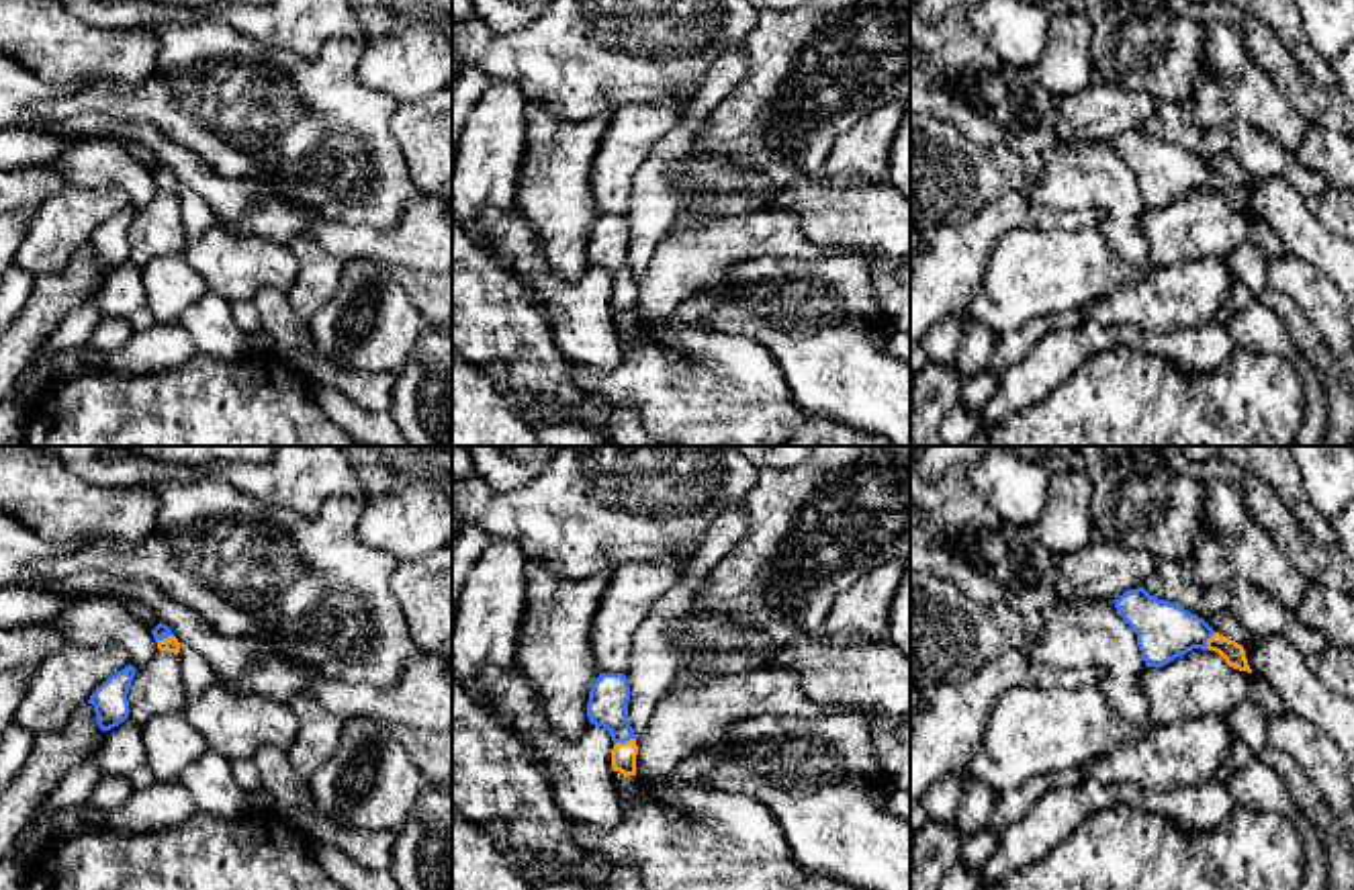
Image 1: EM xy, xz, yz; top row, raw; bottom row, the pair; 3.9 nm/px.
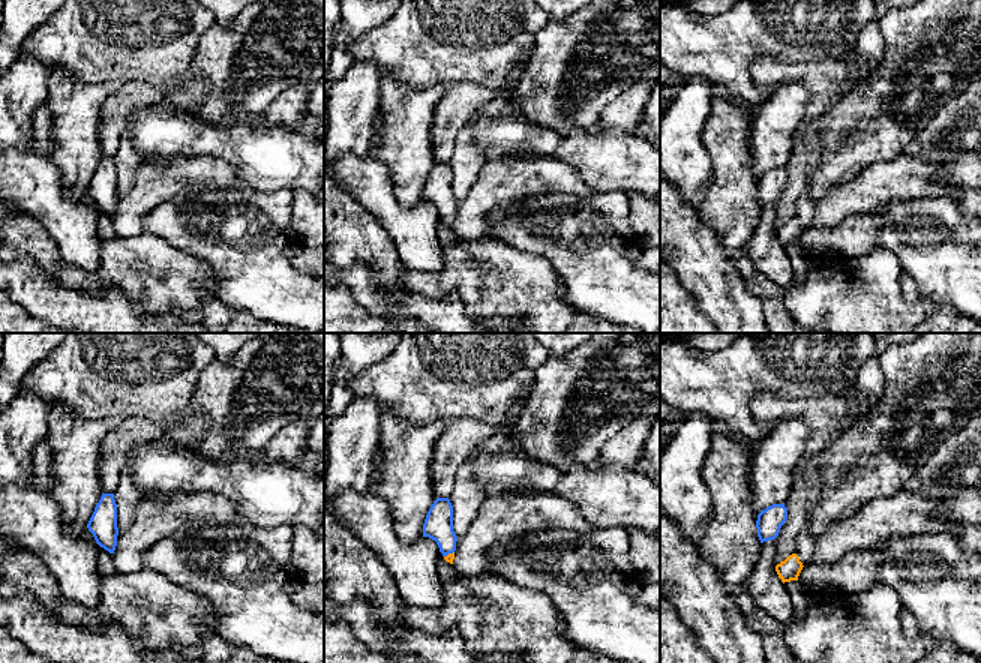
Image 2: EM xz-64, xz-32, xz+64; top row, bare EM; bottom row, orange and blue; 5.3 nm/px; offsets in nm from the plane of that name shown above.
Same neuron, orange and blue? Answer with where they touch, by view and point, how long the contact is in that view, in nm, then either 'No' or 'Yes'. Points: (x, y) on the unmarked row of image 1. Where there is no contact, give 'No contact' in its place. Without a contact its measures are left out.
Touches orange at xz (626, 283). Shared border 90 nm. Yes

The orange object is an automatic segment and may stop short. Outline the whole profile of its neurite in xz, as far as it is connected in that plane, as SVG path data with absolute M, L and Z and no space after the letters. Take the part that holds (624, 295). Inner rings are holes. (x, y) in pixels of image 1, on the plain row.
M599 215L589 233L587 260L610 272L612 309L624 317L636 317L638 286L628 264L630 227L624 215Z

